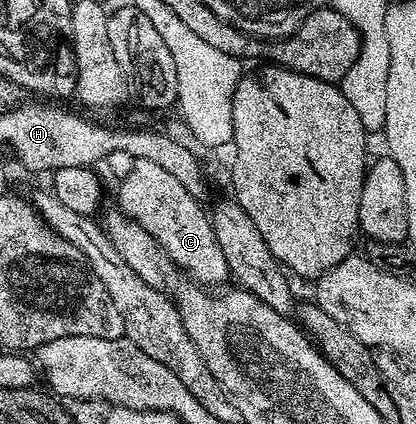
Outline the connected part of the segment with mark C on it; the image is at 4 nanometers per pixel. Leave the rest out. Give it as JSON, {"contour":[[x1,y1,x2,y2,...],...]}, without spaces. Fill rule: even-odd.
{"contour":[[138,158,130,176,119,179,118,186,120,186,119,209,127,218,131,218,146,230,153,241,164,251,165,259,177,271,185,270,189,274,185,275,193,283,205,288,220,288,227,283,224,281,229,281,226,256,222,256,222,248,218,248,218,240,214,236,209,211,207,209,204,211,200,207,203,206,201,199,190,196,190,192,186,192,186,188,182,188,182,184,178,184,178,180,174,180,174,176,170,176,170,172,166,172,159,164,150,164,150,160]]}

